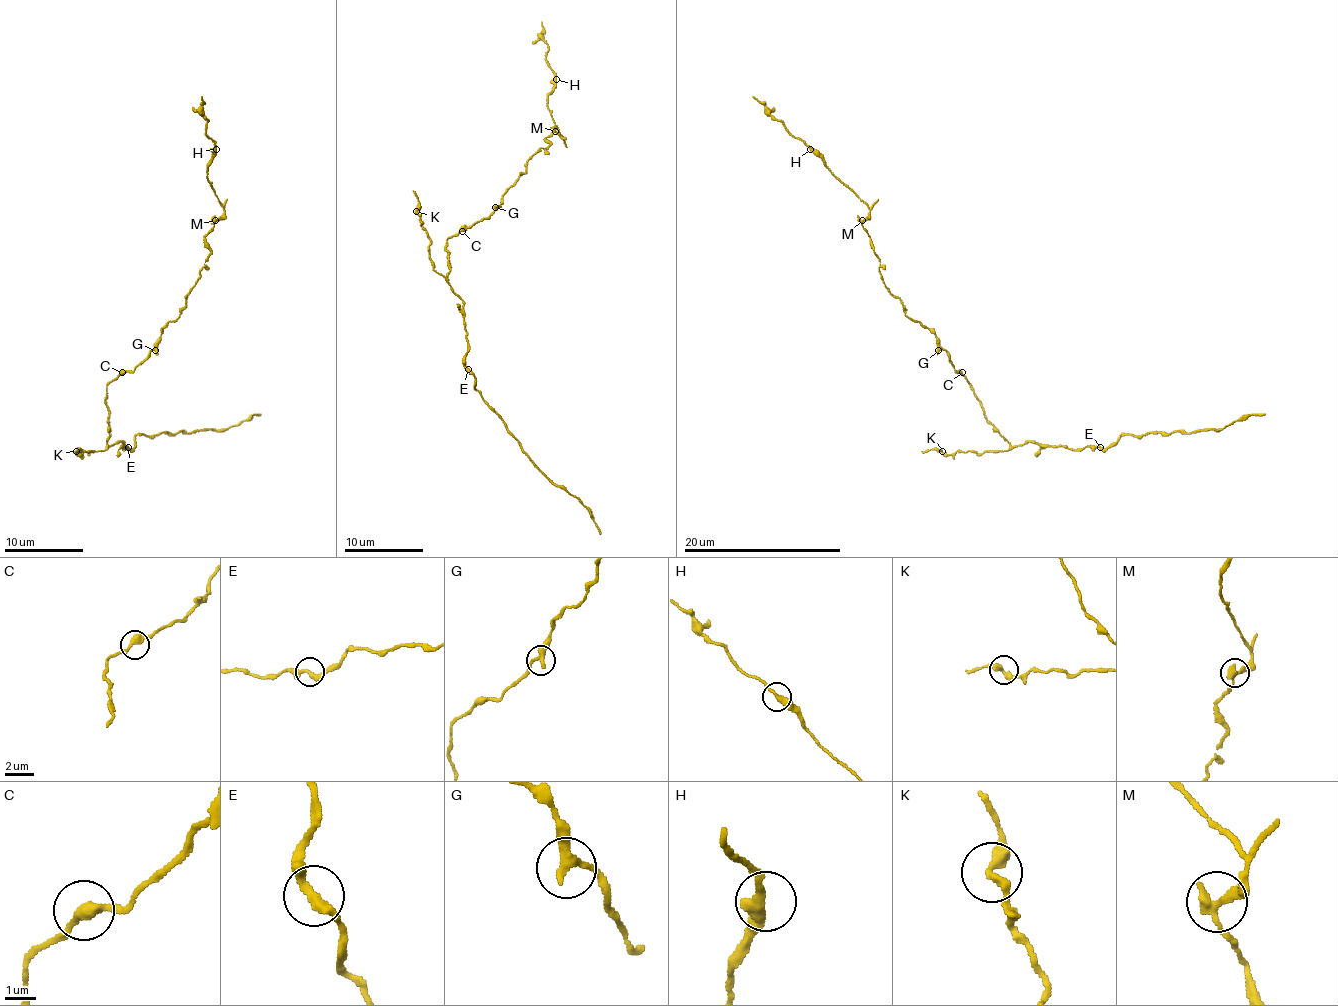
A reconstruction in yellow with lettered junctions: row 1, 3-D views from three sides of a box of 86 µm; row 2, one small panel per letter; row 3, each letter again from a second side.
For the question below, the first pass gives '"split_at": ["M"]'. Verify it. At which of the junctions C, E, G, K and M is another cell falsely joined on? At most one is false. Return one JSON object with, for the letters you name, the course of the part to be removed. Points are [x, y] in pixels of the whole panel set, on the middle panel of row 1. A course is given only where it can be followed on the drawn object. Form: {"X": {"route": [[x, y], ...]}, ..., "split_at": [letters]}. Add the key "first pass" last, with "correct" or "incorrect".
{"M": {"route": [[554, 131], [564, 138], [546, 105], [554, 73], [546, 59], [548, 44], [541, 22]]}, "split_at": ["M"], "first pass": "correct"}

